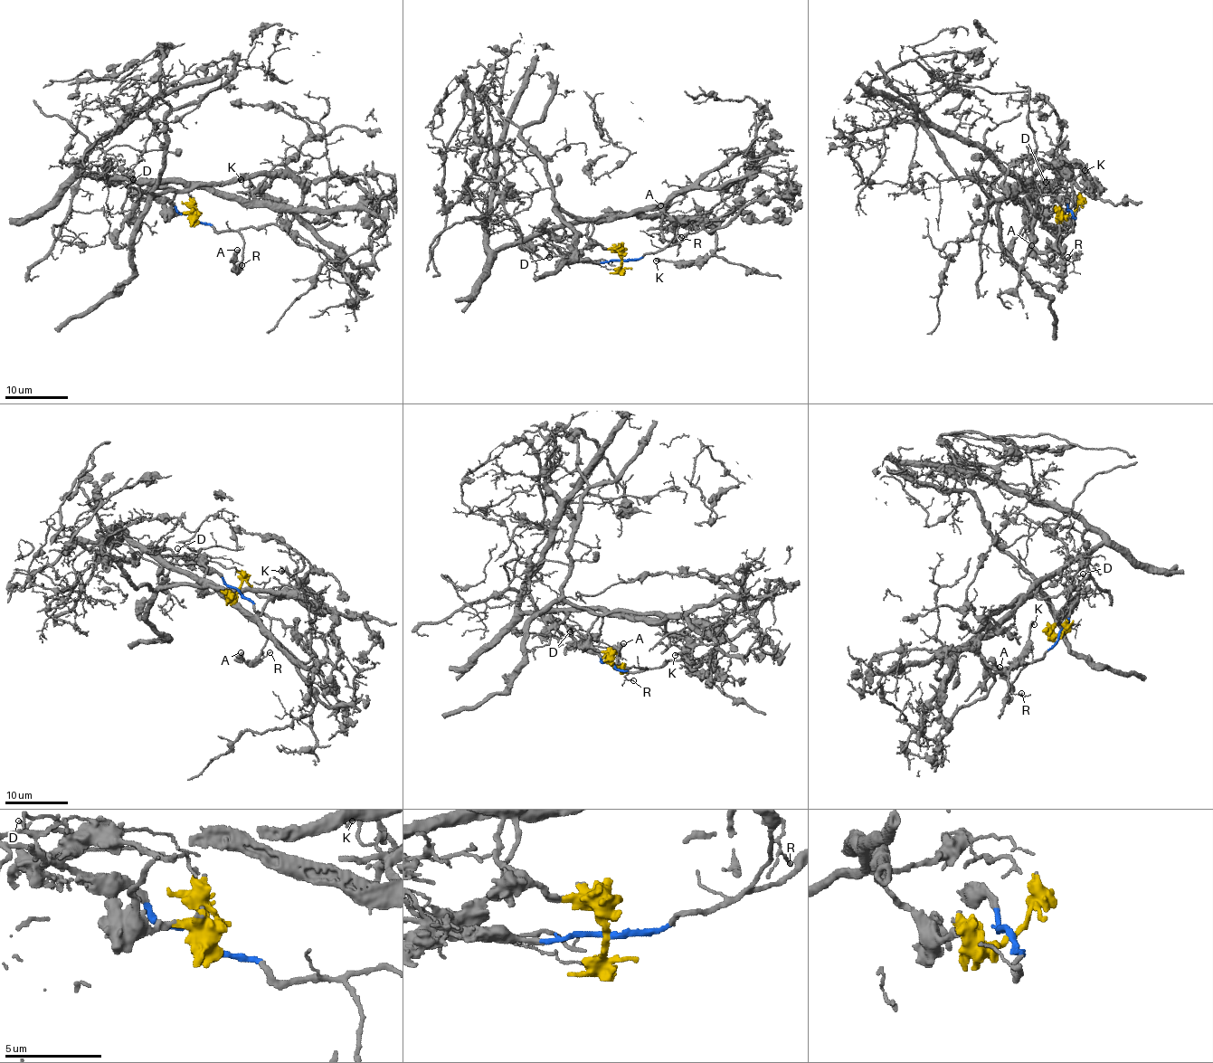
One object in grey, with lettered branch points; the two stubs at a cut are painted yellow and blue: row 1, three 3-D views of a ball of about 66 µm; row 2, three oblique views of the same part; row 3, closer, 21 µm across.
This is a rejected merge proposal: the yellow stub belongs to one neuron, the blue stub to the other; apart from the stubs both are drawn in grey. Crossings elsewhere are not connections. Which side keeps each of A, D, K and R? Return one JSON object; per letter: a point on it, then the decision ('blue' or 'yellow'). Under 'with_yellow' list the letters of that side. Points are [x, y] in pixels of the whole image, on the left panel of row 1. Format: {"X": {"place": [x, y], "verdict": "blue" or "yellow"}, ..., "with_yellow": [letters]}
{"A": {"place": [237, 250], "verdict": "blue"}, "D": {"place": [133, 179], "verdict": "yellow"}, "K": {"place": [241, 179], "verdict": "yellow"}, "R": {"place": [241, 265], "verdict": "blue"}, "with_yellow": ["D", "K"]}

